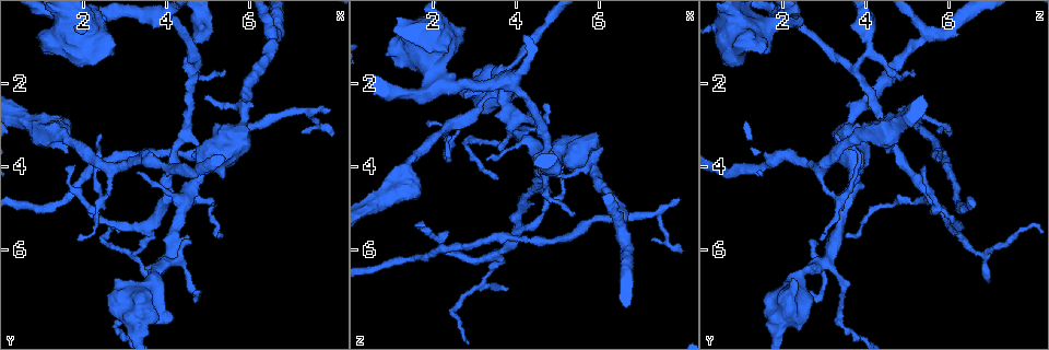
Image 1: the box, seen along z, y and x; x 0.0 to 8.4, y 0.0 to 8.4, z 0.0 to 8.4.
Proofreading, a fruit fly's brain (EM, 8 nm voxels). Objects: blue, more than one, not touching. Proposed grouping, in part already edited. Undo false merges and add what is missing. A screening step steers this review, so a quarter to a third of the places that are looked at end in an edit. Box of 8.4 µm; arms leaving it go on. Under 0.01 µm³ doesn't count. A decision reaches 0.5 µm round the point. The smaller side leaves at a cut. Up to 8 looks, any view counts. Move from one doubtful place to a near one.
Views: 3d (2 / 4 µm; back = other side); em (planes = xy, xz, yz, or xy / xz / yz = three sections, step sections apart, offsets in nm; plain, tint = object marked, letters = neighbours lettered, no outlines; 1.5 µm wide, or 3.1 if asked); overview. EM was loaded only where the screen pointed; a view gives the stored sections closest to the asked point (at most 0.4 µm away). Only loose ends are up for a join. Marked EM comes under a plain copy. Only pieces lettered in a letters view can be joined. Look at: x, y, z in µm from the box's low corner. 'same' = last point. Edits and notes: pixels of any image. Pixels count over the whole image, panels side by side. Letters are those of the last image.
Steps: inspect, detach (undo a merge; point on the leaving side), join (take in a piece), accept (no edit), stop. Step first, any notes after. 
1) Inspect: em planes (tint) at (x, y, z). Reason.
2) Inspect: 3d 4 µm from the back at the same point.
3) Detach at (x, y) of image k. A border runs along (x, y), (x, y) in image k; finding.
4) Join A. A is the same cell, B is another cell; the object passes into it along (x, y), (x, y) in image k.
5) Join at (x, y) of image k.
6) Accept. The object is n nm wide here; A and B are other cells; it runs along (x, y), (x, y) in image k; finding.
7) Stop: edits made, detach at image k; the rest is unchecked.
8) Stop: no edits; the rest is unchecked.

Inspect: 3d 2 µm at (2.85, 7.85, 3.45). Sharp bend.

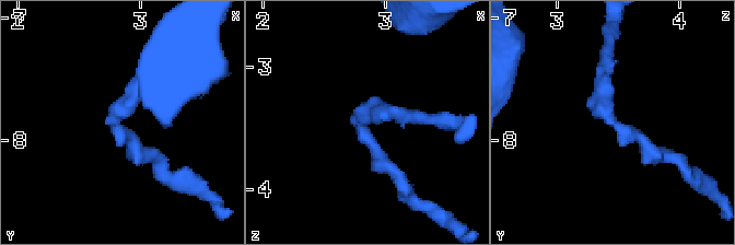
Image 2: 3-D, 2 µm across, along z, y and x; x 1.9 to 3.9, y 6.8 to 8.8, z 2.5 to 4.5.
Inspect: em planes (letters) at (2.80, 7.84, 3.48). Now the EM.

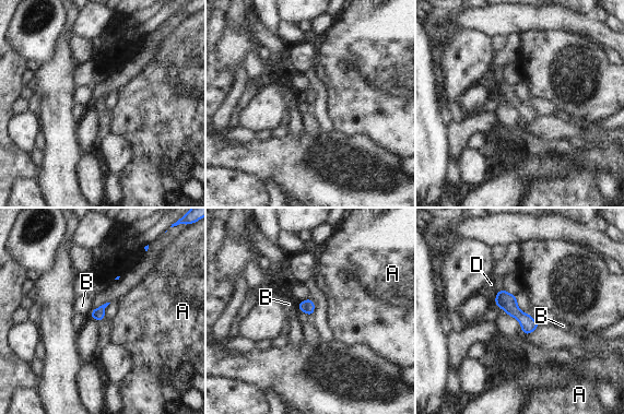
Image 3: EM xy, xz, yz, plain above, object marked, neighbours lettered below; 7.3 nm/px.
Accept. A, B and D are other cells; it runs along (498, 295), (534, 326) in image 3; continuous, no second neuron.

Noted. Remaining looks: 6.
Inspect: 3d 4 µm at (1.80, 3.95, 5.35). Long arm stops here.

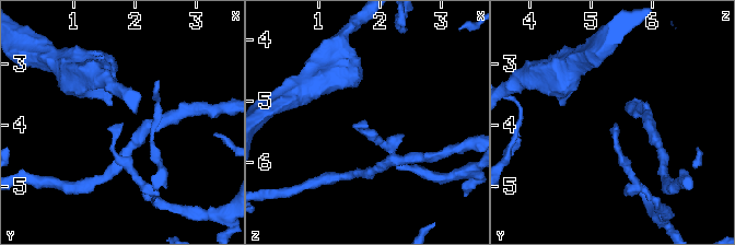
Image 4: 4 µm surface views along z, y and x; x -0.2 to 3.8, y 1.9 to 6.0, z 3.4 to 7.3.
Inspect: em yz step 8 (tint) at (1.80, 3.95, 5.35).

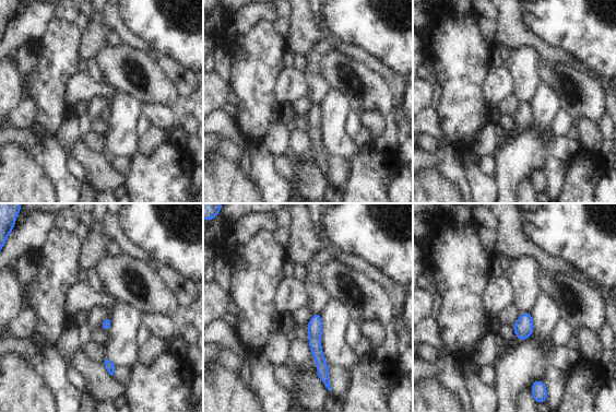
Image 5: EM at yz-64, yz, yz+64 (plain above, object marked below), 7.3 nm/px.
Inspect: em planes (letters) at the same point.

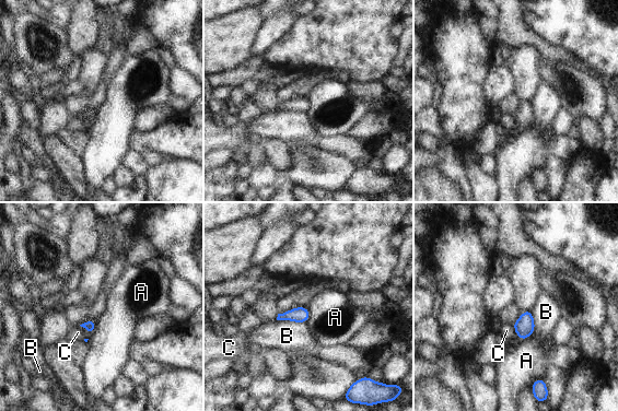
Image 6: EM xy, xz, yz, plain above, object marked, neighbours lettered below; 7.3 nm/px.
Accept. A, B and C are other cells; a border runs along (534, 330), (525, 339), (517, 337) in image 6; none of them fits.

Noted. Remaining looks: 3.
Inspect: em xz step 4 (letters) at (5.45, 1.70, 5.20).

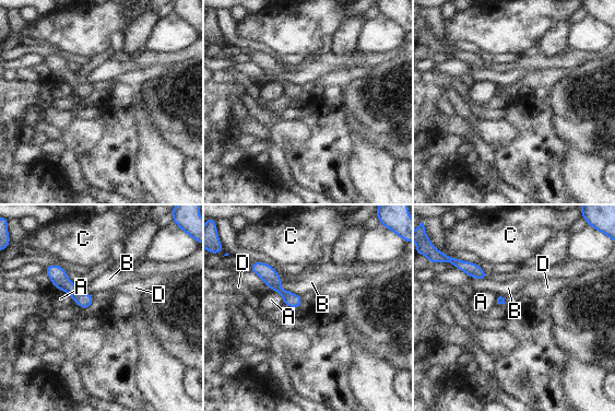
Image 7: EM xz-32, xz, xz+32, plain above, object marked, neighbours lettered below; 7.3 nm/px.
Accept. The longest contact is with B, 200 nm; A, B, C and D are other cells; a border runs along (280, 281), (283, 289), (300, 296) in image 7; none of them fits.

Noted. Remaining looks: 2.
Stop: no edits; the rest is unchecked.

